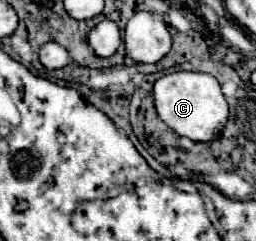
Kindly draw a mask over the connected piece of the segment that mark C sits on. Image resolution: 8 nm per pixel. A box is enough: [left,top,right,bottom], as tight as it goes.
[153,71,227,141]

